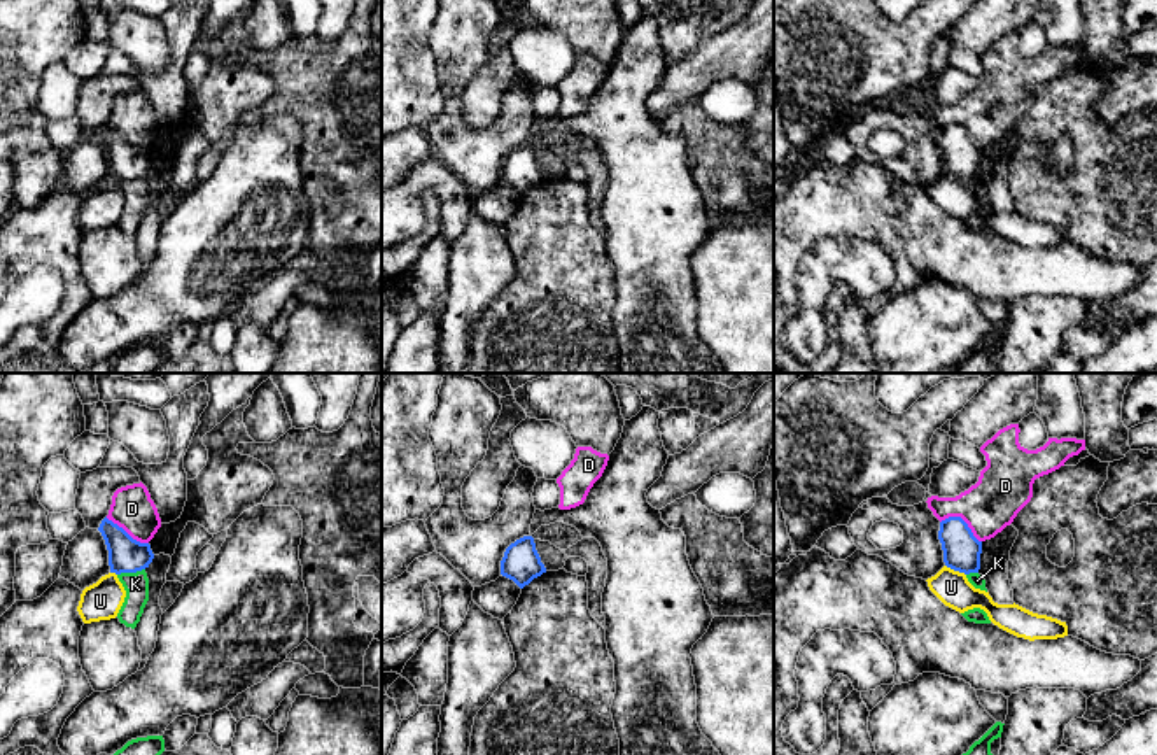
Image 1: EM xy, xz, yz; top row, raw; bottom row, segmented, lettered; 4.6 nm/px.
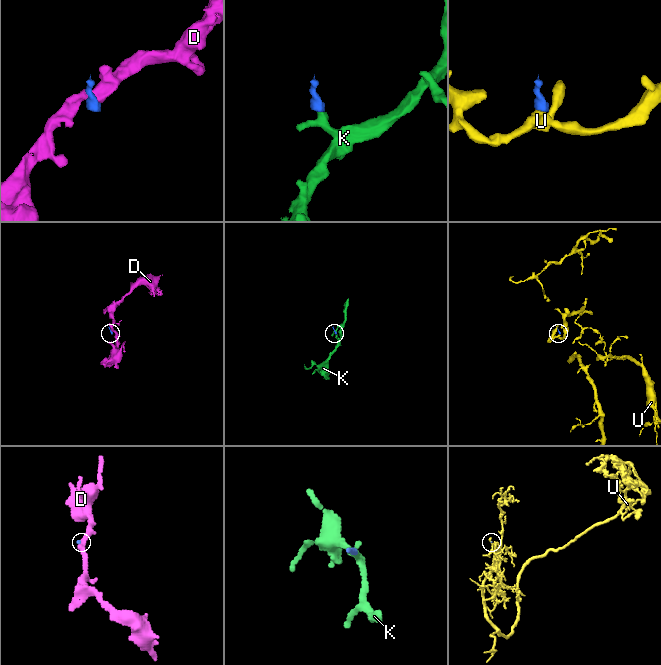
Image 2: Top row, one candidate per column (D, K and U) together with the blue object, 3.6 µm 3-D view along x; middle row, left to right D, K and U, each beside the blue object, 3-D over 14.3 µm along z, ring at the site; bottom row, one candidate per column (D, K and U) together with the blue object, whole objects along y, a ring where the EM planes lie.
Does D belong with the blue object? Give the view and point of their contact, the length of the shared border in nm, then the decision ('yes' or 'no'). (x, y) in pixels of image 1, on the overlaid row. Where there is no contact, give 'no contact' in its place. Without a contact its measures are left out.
yz (963, 521) | 220 nm | no

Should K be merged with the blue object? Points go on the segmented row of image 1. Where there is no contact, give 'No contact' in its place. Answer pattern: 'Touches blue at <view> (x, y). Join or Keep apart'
Touches blue at xy (130, 571). Keep apart

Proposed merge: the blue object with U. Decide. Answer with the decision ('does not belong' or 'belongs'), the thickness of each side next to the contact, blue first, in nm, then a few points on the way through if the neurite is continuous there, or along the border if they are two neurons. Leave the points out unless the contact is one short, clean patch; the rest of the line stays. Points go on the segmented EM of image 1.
does not belong; 180 nm thick on the blue side, 160 nm on the other; border along yz (946, 564), (965, 575)

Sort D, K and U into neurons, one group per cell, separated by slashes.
D / K / U

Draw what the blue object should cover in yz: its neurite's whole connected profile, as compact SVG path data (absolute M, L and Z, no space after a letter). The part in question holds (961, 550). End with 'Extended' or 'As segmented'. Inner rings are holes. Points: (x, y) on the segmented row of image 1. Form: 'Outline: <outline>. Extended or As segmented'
Outline: M961 517L940 522L938 540L947 568L970 575L980 569L982 541L978 541Z. As segmented

